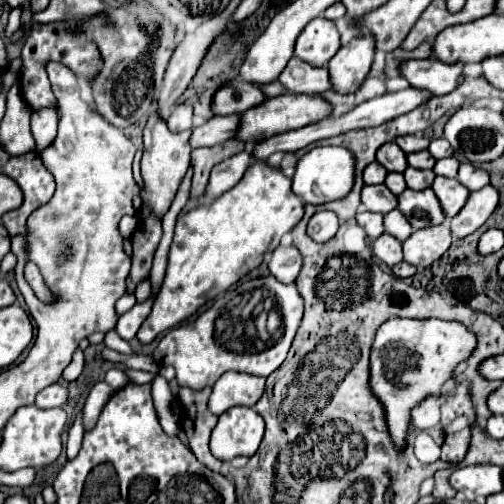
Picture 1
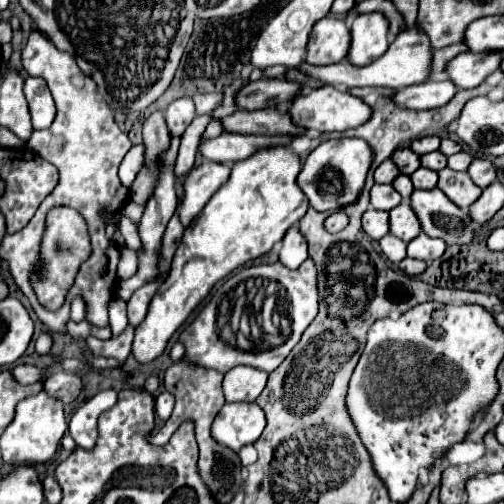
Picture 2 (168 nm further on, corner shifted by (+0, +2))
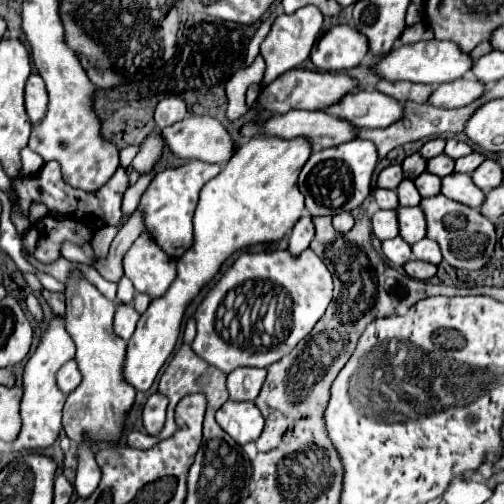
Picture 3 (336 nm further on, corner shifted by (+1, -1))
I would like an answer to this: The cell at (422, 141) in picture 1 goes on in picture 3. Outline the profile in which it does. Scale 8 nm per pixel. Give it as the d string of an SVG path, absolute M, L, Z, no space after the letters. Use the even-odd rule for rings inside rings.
M434 138L434 140L428 140L428 142L420 148L422 158L430 160L430 158L434 158L434 156L442 154L442 152L444 152L444 144L446 144L446 140L444 140L444 138Z

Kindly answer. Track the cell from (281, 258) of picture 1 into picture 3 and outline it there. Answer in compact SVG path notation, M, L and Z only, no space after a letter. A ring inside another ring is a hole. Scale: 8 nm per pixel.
M304 214L296 222L296 226L294 226L292 234L290 234L290 246L288 246L288 250L294 256L298 256L300 252L304 252L310 246L310 240L314 238L314 232L316 230L314 230L314 224L312 224L312 216L310 214Z

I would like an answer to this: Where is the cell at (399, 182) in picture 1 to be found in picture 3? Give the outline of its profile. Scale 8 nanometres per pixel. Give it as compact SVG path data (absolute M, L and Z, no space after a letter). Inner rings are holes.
M404 178L404 180L400 182L400 186L396 188L396 194L398 194L398 198L400 198L400 206L418 206L420 200L422 200L422 196L418 194L414 182L408 180L408 178Z

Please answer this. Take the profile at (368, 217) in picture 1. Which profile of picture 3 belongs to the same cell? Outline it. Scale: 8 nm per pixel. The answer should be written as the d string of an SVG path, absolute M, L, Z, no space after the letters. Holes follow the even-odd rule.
M378 210L372 216L372 232L378 240L388 240L398 236L398 216L396 210Z

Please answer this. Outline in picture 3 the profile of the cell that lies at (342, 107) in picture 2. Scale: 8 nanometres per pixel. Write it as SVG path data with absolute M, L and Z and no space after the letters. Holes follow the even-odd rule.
M360 90L344 96L338 104L326 108L324 112L344 118L356 128L384 128L404 116L404 104L382 92Z

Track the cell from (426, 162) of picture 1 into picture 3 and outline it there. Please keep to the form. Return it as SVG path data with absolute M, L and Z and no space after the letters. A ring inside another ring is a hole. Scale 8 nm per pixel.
M440 154L440 156L432 158L432 160L428 160L428 172L436 174L440 178L452 174L454 172L454 158L450 158L446 154Z

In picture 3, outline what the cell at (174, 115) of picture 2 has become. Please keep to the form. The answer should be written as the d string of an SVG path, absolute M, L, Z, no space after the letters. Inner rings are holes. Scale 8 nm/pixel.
M168 96L168 98L160 100L154 110L154 122L158 128L166 128L174 122L180 122L186 116L188 116L186 104L184 104L184 100L180 100L176 96Z

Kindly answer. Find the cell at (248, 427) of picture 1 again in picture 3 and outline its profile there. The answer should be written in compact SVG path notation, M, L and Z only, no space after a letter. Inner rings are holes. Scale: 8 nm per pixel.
M226 400L216 412L216 422L228 432L238 444L258 440L264 428L264 418L254 402Z

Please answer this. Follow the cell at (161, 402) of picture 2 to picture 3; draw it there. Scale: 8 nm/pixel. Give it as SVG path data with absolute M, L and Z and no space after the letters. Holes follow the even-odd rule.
M152 394L142 410L142 424L148 434L158 434L164 426L168 398L164 394Z

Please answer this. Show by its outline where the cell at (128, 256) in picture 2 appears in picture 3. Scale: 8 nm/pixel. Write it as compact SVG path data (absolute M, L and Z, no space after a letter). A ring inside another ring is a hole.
M122 278L118 282L118 296L116 296L118 304L130 304L132 298L134 298L134 294L136 294L136 290L134 290L132 282L128 278Z

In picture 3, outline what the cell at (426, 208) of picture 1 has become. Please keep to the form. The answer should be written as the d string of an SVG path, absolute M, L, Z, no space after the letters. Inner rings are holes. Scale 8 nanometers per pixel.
M438 194L434 198L424 198L420 206L426 214L428 238L440 244L444 260L450 266L462 268L462 270L482 270L490 262L498 244L494 222L482 216L476 208L468 208L466 204L448 200L444 194Z

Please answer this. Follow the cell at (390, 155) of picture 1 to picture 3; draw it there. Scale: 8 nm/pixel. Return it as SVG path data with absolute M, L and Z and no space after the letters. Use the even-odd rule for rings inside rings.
M412 154L402 162L402 168L404 168L404 176L414 180L416 176L420 176L426 170L426 160L420 154Z

